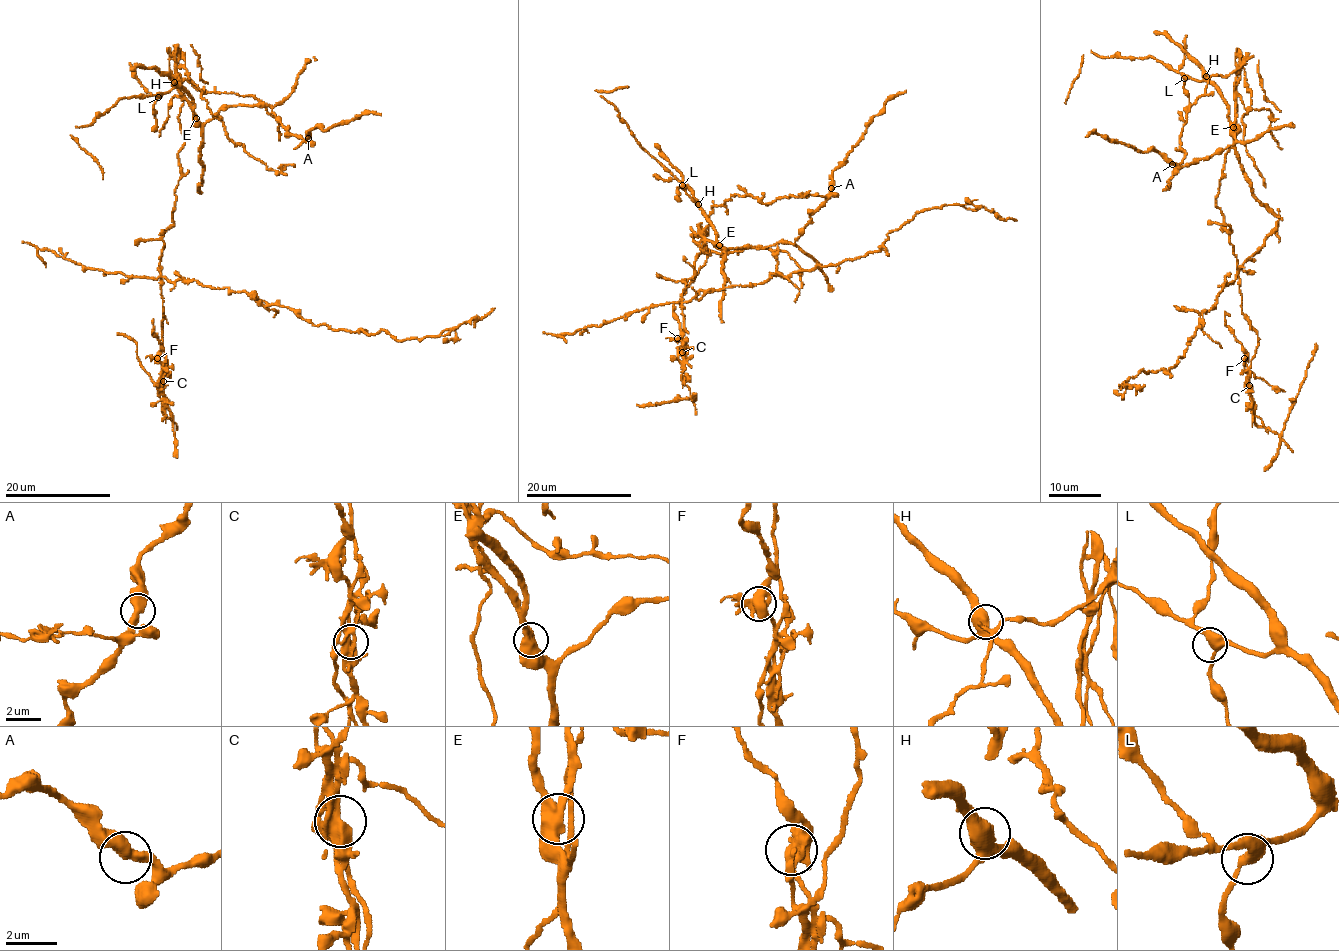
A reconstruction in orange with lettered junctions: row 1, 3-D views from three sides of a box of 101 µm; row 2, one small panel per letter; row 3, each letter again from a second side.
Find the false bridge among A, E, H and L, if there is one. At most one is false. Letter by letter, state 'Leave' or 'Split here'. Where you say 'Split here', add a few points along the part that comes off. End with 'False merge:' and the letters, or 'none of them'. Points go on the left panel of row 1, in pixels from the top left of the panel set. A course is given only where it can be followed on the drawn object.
A: Leave
E: Split here. Course of the part to remove: (195, 117), (185, 99), (160, 260), (169, 280), (402, 340), (495, 308)
H: Leave
L: Leave
False merge: E

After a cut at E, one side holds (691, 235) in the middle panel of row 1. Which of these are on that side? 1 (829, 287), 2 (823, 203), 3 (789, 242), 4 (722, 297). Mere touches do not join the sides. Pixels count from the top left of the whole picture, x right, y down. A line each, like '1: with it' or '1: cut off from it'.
1: cut off from it
2: cut off from it
3: cut off from it
4: cut off from it

